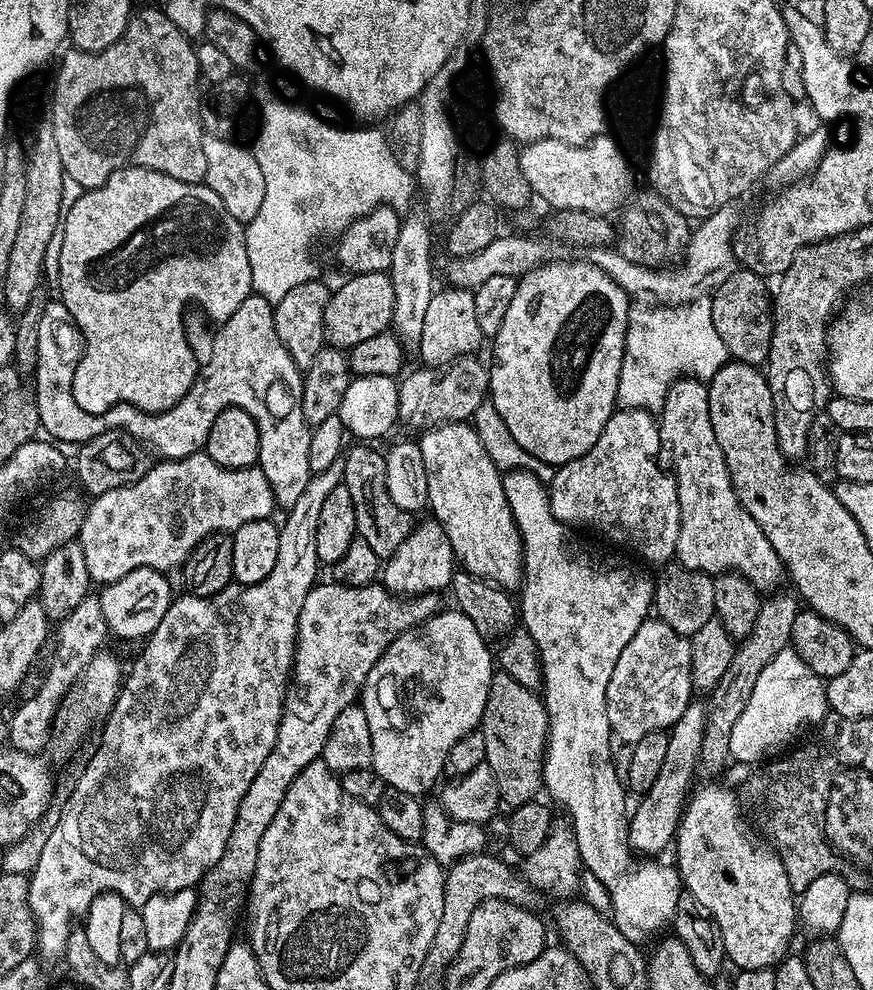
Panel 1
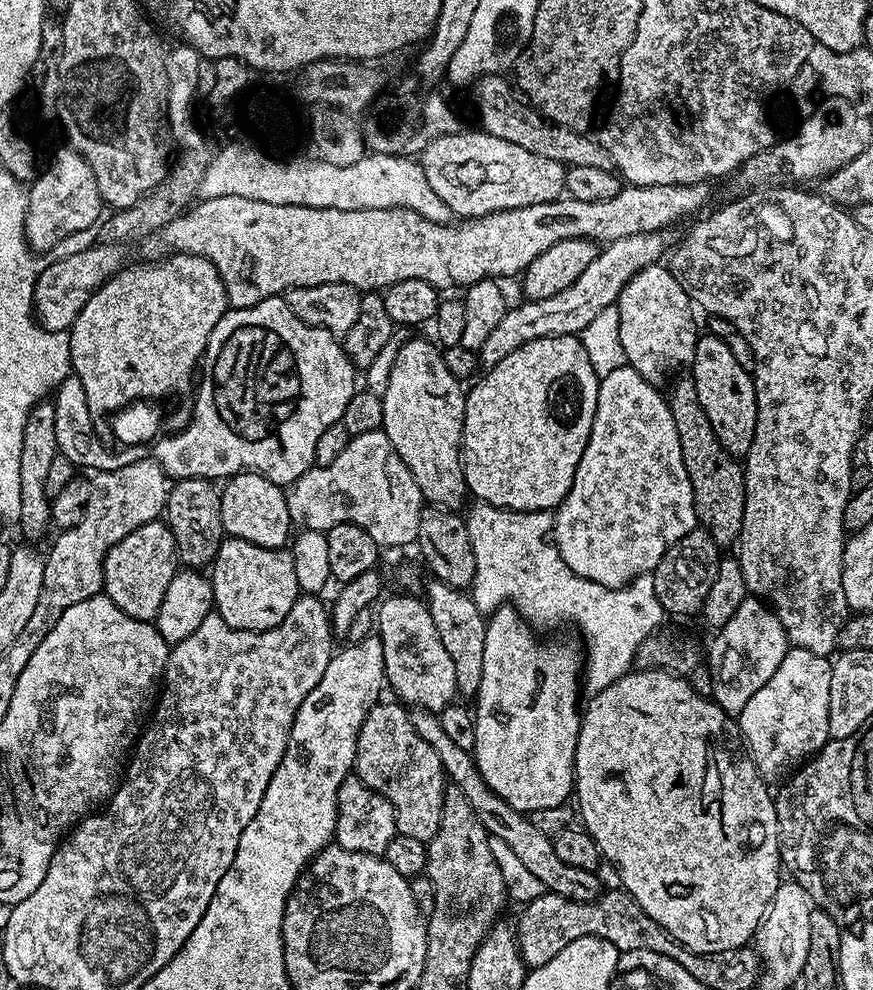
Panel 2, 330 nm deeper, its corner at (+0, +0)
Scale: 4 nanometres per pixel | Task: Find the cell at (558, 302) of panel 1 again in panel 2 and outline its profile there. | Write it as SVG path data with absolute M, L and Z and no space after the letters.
M579 335L547 336L534 338L534 342L526 342L493 368L487 369L476 385L467 389L464 398L464 439L462 441L462 459L464 461L464 477L468 483L468 490L481 504L489 504L495 508L508 508L511 512L548 512L560 507L566 498L570 486L574 482L574 474L578 470L578 462L582 462L582 454L586 450L586 442L590 438L590 430L594 426L594 410L598 406L598 390L600 377L584 349L584 341Z

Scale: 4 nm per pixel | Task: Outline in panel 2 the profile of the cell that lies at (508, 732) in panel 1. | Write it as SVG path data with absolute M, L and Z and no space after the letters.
M429 579L426 584L426 603L430 618L434 618L434 627L438 629L438 638L454 662L454 682L456 691L461 697L475 697L478 686L482 686L482 654L486 650L485 613L478 610L467 591L446 586L441 580Z

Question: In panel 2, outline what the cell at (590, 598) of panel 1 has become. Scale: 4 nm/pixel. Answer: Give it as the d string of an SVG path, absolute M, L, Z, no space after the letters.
M512 606L496 609L487 617L486 623L482 686L478 686L474 697L476 765L486 786L490 786L490 790L494 790L494 794L498 794L498 798L505 800L515 812L535 814L556 808L567 796L569 799L573 795L576 783L574 754L582 715L581 653L579 656L568 644L539 644L533 625Z

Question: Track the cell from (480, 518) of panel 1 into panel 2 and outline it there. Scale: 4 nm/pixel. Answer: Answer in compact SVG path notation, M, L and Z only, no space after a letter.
M410 338L394 358L390 386L384 395L382 431L390 438L398 458L406 462L414 482L429 505L459 509L469 495L464 477L462 441L464 439L465 389L444 361L444 353L431 339Z

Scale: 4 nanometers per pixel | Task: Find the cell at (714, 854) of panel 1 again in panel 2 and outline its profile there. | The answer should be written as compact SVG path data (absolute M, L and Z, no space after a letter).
M641 667L630 670L618 678L606 690L587 701L580 718L578 746L574 754L574 801L580 807L580 820L584 831L589 832L598 846L601 857L616 867L623 891L628 892L682 946L709 956L722 950L745 947L755 937L758 926L774 898L774 890L782 882L782 861L780 858L780 831L776 821L776 802L769 785L760 777L748 755L737 721L724 713L715 700L698 694L689 686L683 675L663 668Z

